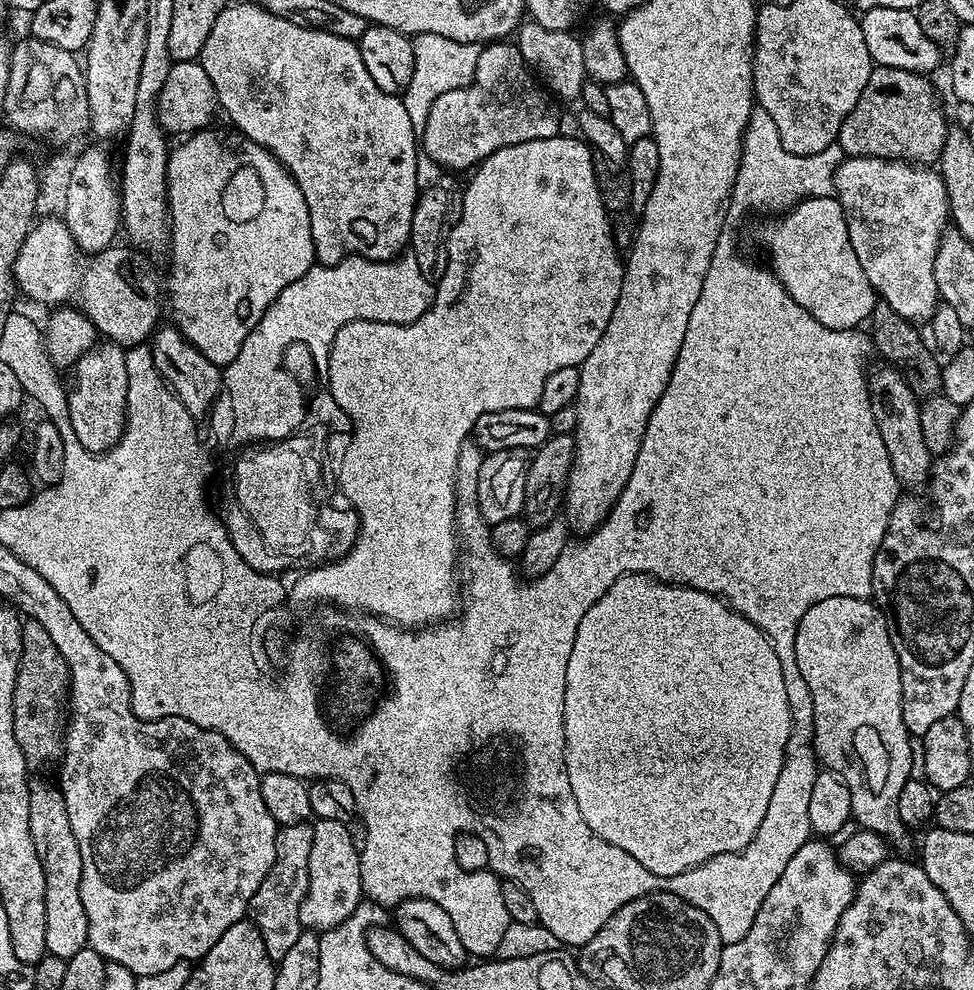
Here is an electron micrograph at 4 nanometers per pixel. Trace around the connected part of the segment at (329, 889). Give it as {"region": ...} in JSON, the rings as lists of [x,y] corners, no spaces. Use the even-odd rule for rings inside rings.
{"region":[[[316,820],[312,824],[314,846],[310,846],[308,863],[308,889],[300,907],[301,929],[317,934],[329,931],[346,922],[362,899],[360,881],[360,848],[352,837],[351,827],[333,820]]]}

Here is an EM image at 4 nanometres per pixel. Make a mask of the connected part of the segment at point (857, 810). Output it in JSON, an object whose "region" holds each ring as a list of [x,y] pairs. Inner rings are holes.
{"region":[[[822,598],[822,602],[814,602],[796,627],[796,637],[794,638],[794,654],[798,658],[798,670],[802,670],[802,678],[806,678],[806,686],[810,686],[810,698],[814,698],[814,734],[812,735],[812,748],[816,752],[816,759],[827,771],[834,772],[844,779],[844,784],[850,790],[850,806],[852,807],[852,820],[857,825],[874,834],[884,837],[897,853],[904,854],[911,846],[912,840],[908,837],[909,829],[905,827],[902,818],[898,814],[898,794],[902,791],[902,786],[906,785],[911,777],[911,742],[910,734],[906,730],[906,722],[902,718],[902,674],[898,666],[898,654],[894,654],[894,642],[890,642],[888,633],[888,619],[883,612],[876,607],[871,599],[862,598]]]}

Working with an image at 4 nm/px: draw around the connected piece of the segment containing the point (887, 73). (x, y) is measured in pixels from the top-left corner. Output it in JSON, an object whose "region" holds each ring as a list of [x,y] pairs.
{"region":[[[873,67],[862,98],[842,122],[838,143],[845,157],[873,156],[883,160],[907,160],[917,166],[932,166],[946,146],[950,121],[944,117],[927,75],[897,68]]]}

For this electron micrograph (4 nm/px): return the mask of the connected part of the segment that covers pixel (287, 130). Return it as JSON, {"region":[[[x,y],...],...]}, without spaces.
{"region":[[[232,2],[222,10],[222,14],[218,14],[218,22],[214,22],[214,30],[210,30],[210,38],[206,38],[206,46],[200,51],[198,62],[206,70],[206,74],[210,74],[210,82],[216,91],[217,105],[232,119],[231,127],[248,140],[262,146],[267,152],[274,153],[292,175],[292,181],[296,183],[298,190],[302,190],[302,198],[306,198],[306,210],[310,210],[310,234],[314,238],[317,264],[337,264],[347,256],[365,256],[367,260],[394,260],[409,247],[408,235],[412,229],[418,195],[418,129],[410,122],[410,114],[406,114],[406,106],[400,96],[391,96],[374,86],[374,78],[370,78],[366,62],[362,62],[357,41],[338,38],[338,34],[306,28],[286,18],[278,18],[256,2]]]}

